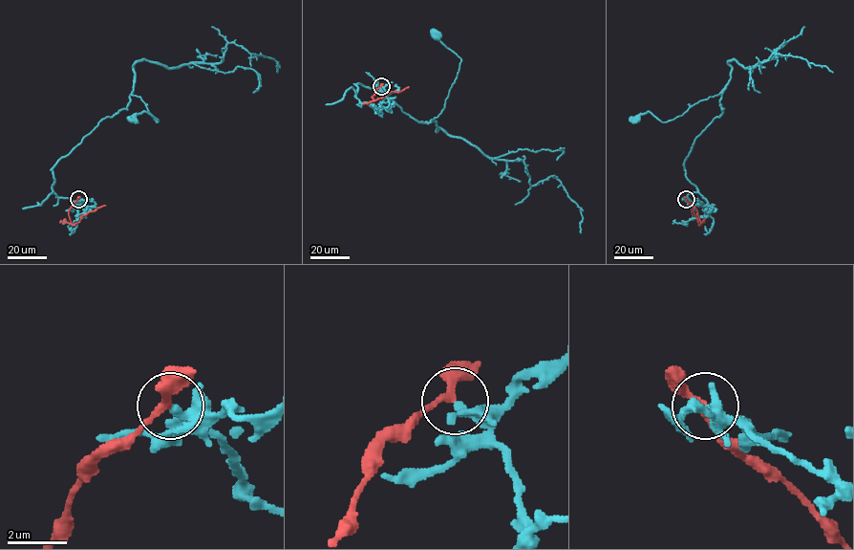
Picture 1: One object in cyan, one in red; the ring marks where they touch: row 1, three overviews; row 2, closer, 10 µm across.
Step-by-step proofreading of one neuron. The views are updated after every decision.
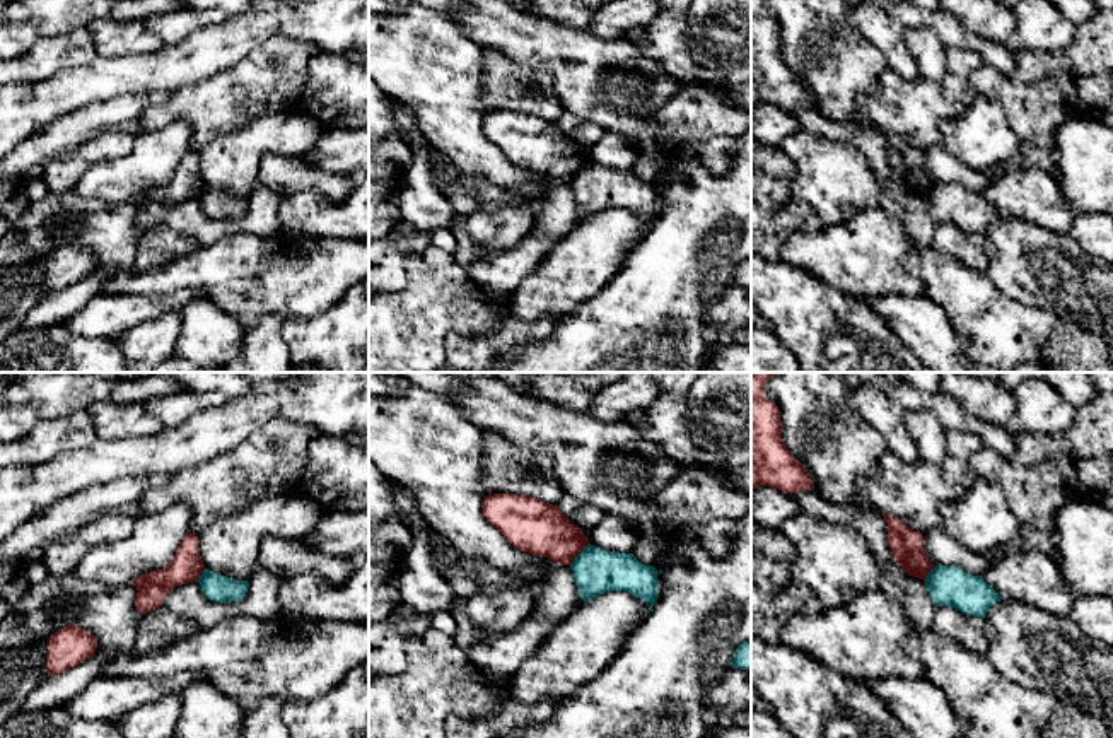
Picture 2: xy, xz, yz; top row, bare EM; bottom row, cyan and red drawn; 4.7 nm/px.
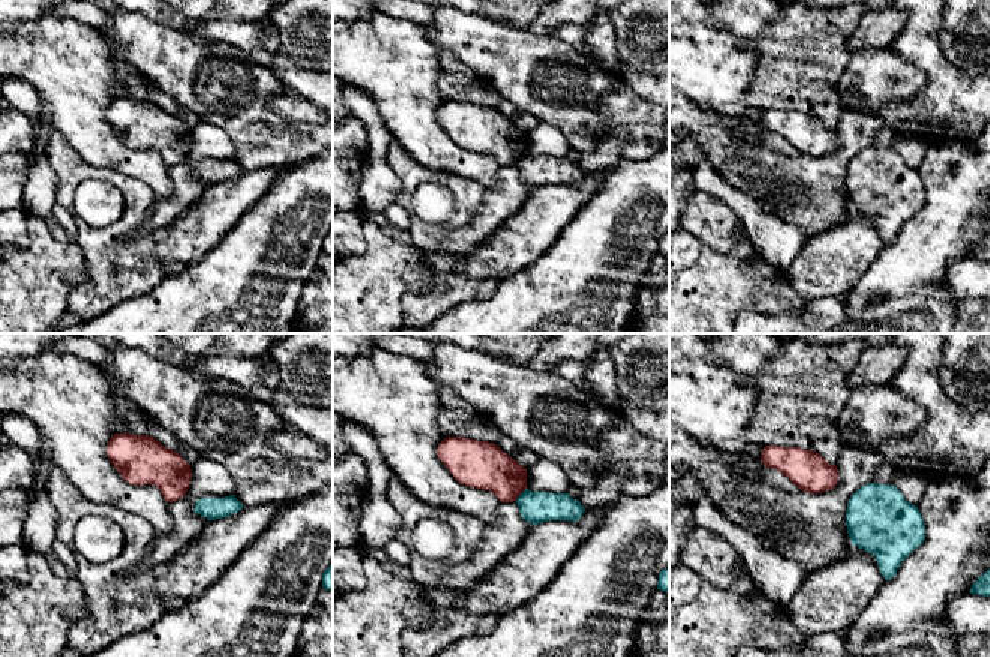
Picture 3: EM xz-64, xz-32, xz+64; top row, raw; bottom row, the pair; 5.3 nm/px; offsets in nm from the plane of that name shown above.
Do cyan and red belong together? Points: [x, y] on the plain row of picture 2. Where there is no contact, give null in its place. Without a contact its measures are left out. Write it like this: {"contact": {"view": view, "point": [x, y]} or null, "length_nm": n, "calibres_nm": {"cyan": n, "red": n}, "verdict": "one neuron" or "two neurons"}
{"contact": {"view": "xz", "point": [579, 171]}, "length_nm": 140, "calibres_nm": {"cyan": 220, "red": 260}, "verdict": "two neurons"}

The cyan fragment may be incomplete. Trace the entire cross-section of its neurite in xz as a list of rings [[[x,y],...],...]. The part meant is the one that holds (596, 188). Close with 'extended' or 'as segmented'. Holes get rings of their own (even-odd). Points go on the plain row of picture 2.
[[[587,162],[570,181],[584,220],[609,208],[628,208],[650,226],[659,215],[657,186],[633,171],[608,169]]]; as segmented

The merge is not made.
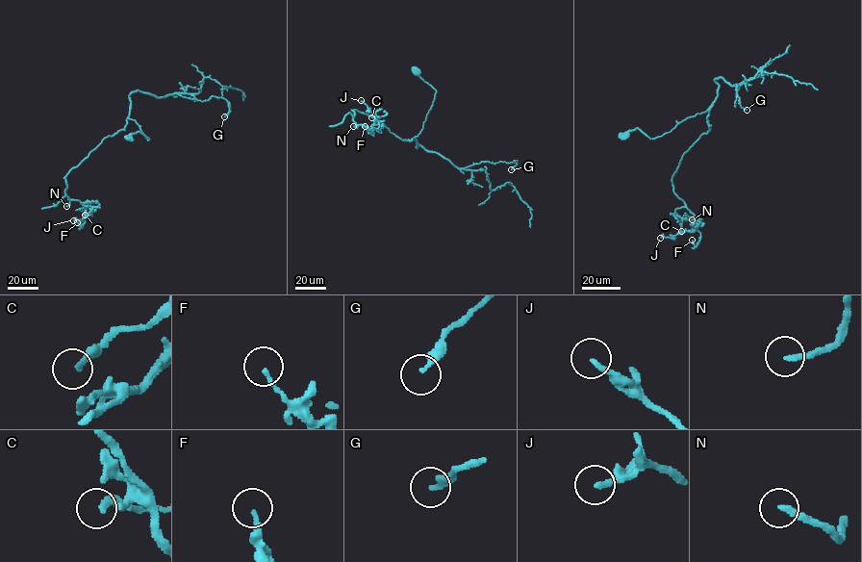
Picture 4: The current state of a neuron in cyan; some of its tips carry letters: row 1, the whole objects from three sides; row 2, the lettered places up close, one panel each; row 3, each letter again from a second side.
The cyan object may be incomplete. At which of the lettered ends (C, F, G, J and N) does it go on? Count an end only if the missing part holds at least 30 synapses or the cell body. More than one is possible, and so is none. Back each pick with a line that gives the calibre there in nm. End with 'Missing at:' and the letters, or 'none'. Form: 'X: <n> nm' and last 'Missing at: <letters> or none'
J: 220 nm
N: 200 nm
Missing at: J, N

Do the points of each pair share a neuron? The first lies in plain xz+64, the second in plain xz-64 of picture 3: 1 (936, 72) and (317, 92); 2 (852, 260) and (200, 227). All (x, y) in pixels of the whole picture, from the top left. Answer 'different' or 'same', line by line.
1: different
2: same

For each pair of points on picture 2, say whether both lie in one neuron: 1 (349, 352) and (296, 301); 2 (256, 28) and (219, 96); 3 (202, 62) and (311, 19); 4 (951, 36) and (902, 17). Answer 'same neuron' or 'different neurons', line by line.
1: different neurons
2: different neurons
3: same neuron
4: same neuron

